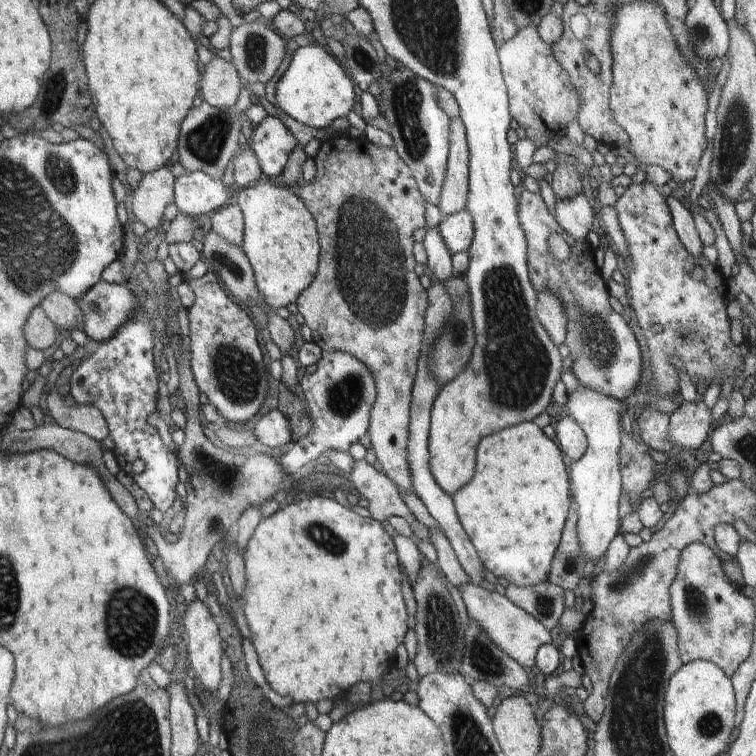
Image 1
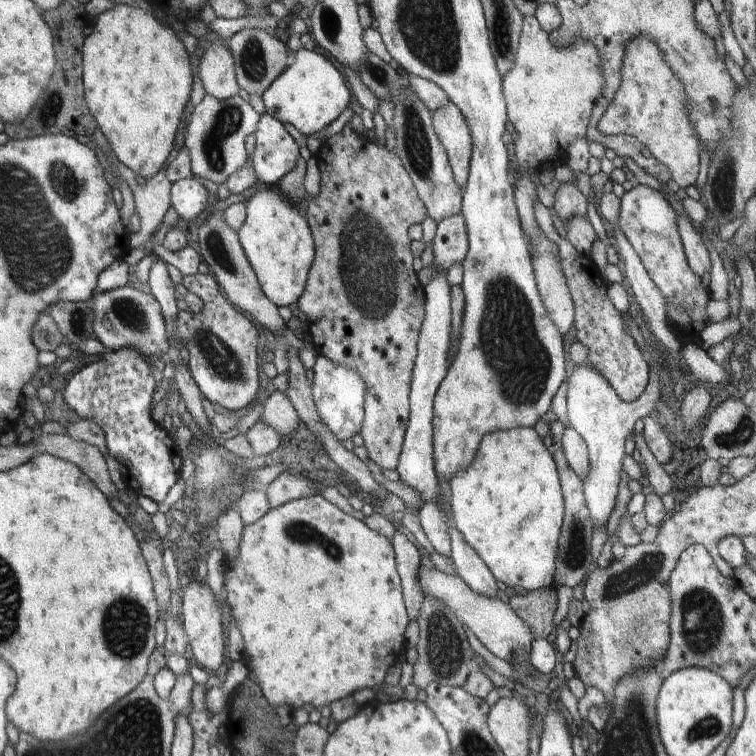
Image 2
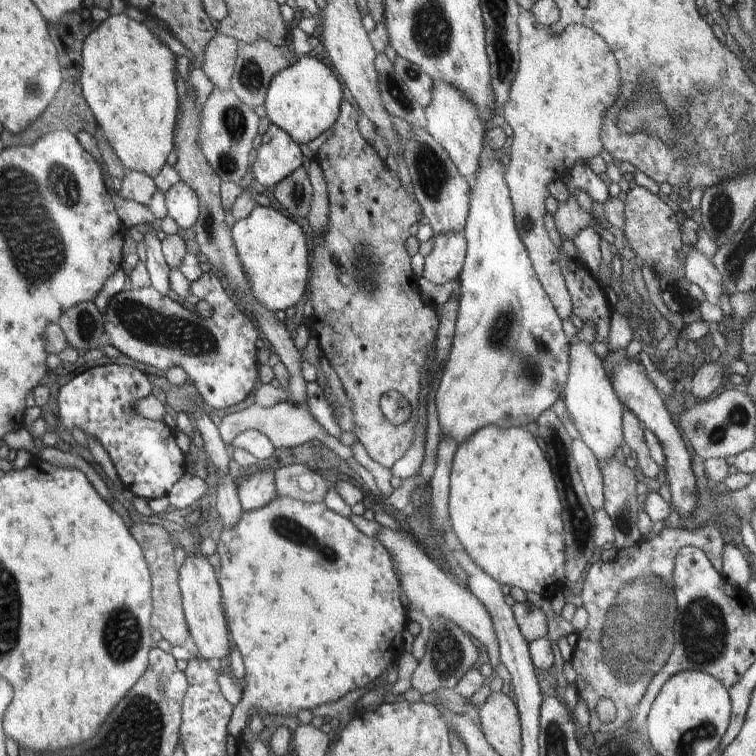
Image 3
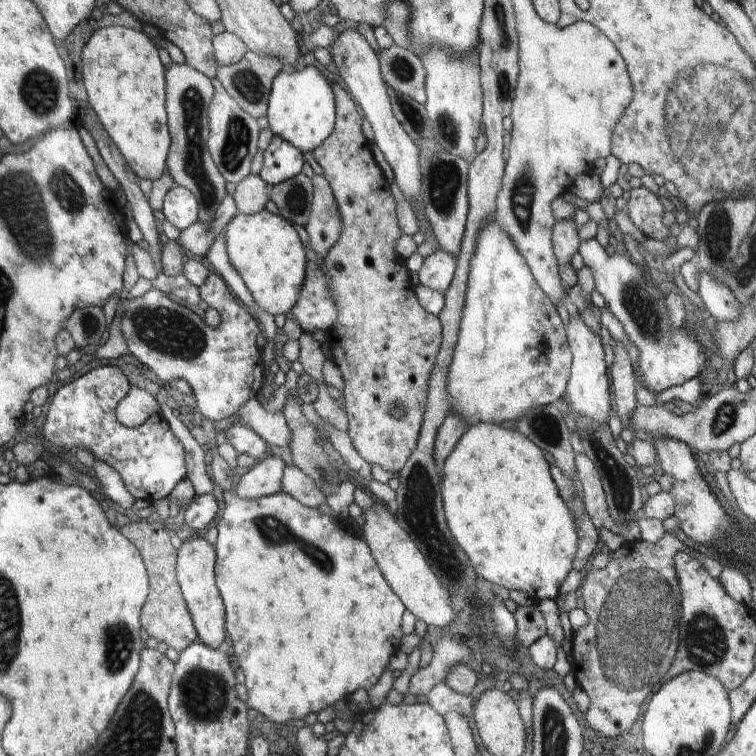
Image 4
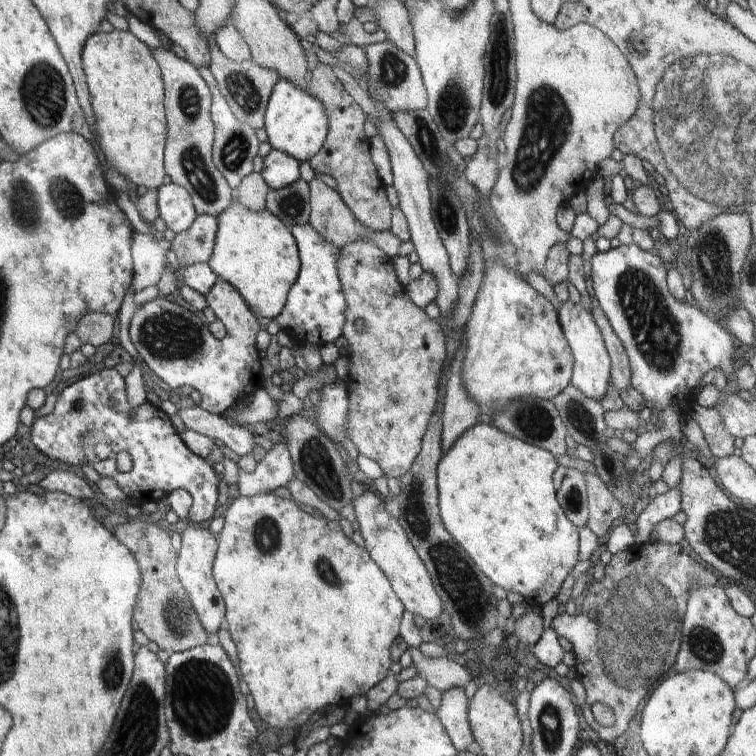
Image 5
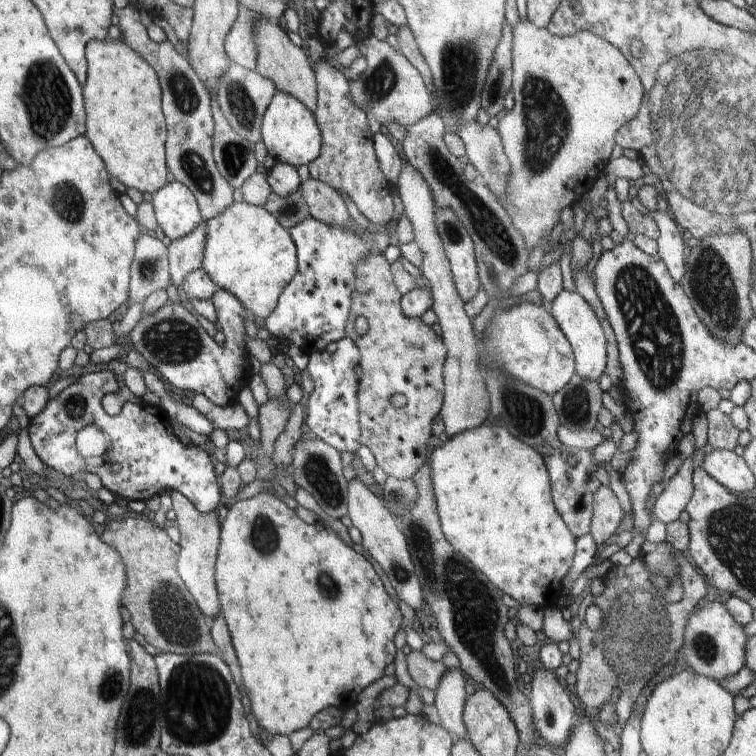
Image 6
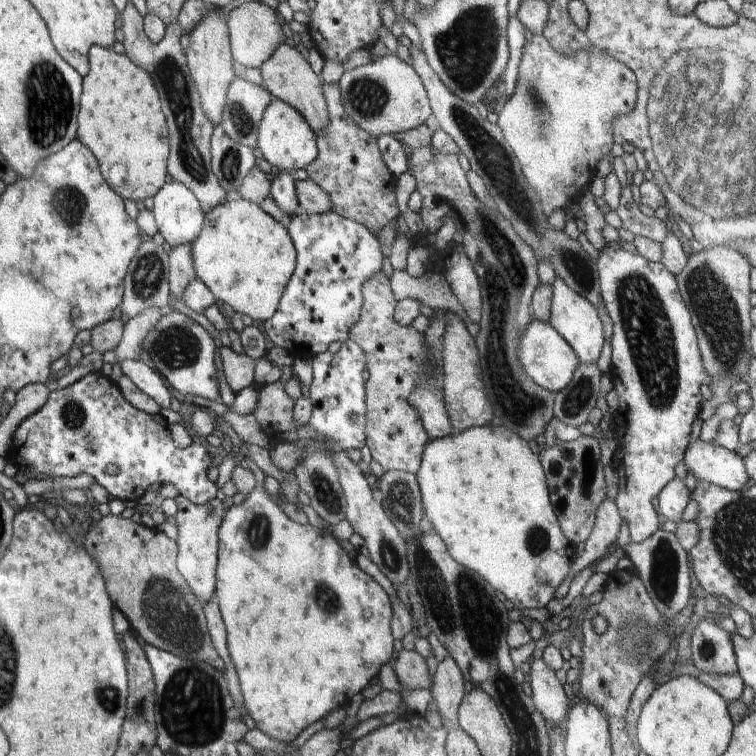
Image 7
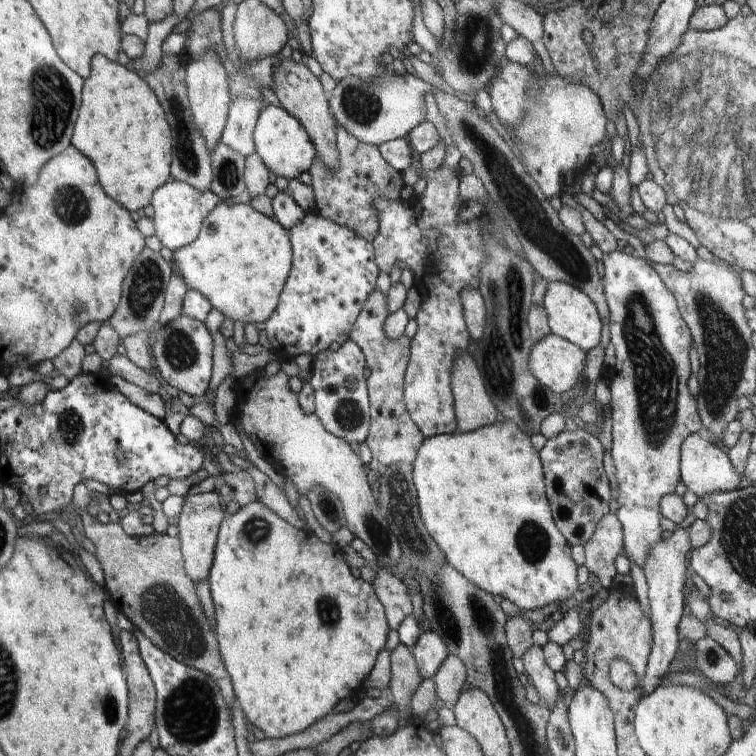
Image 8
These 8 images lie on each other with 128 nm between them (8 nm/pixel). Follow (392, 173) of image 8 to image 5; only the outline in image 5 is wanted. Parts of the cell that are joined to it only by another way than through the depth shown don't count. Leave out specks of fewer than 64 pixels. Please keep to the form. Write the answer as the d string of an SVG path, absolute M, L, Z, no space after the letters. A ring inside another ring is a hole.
M319 62L308 76L310 92L323 104L328 117L328 132L322 148L310 160L310 166L318 178L328 174L336 180L338 190L356 220L371 231L390 230L392 205L386 197L386 186L379 177L371 159L369 138L364 133L367 115L344 89L333 68Z

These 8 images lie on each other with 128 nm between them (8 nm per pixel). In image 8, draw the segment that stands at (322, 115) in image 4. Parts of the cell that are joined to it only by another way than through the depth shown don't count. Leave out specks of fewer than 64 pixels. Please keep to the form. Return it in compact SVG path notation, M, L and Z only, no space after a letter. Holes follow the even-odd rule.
M267 104L259 114L253 130L255 152L266 168L282 178L299 179L302 172L308 172L316 157L316 151L306 129L286 109Z

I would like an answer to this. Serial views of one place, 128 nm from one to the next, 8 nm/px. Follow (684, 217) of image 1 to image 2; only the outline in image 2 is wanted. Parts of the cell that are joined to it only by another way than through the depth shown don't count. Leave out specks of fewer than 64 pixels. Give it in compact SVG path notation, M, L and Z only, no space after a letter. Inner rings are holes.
M677 218L678 232L681 236L683 249L692 272L702 278L706 272L711 272L712 256L700 237L700 229L695 228L688 218Z

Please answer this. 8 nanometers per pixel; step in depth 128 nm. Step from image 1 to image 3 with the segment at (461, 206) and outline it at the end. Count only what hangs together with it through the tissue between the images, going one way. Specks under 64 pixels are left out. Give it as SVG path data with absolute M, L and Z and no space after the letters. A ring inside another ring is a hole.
M434 81L430 104L424 108L427 118L426 130L438 141L448 153L460 174L471 181L479 169L483 155L483 133L485 128L478 109L470 99L461 95L455 86L444 81Z

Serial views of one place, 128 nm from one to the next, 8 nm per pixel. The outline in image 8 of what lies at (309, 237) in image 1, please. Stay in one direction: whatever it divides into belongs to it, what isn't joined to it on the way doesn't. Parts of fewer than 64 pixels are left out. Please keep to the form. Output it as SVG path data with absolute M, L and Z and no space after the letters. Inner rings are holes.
M227 203L217 204L210 214L204 218L201 224L201 229L196 240L192 244L179 248L173 252L173 259L171 261L171 269L181 278L181 281L188 289L194 289L200 293L211 304L212 308L218 309L227 319L240 320L245 325L256 324L256 322L266 322L270 315L276 310L278 306L279 296L282 292L284 283L288 278L292 262L292 249L289 239L289 231L287 231L276 219L264 216L262 213L256 212L249 204L237 204L229 206Z

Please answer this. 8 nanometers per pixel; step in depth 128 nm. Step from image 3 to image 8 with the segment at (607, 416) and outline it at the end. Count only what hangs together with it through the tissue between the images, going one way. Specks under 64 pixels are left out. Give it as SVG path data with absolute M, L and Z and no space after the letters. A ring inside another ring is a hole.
M552 281L547 284L543 307L551 333L562 337L581 348L584 352L592 350L600 342L601 316L590 297L570 283Z

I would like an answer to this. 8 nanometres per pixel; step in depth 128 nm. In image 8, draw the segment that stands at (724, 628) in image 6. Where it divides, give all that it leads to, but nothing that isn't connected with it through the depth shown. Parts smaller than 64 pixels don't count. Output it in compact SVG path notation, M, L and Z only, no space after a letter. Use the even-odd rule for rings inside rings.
M708 636L695 643L695 666L714 685L732 684L738 676L736 661L715 640Z

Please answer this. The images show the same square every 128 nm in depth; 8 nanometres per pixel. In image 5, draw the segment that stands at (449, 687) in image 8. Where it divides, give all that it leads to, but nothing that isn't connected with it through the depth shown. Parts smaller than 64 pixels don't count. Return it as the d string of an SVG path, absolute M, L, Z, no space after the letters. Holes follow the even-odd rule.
M452 687L442 692L440 706L435 712L457 751L472 750L475 746L467 713L468 701L464 688Z

